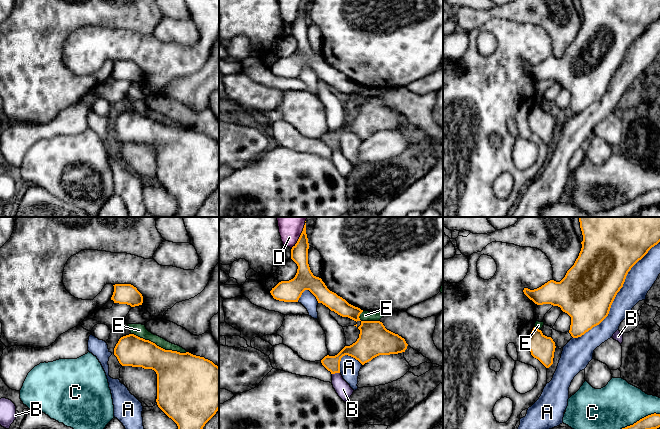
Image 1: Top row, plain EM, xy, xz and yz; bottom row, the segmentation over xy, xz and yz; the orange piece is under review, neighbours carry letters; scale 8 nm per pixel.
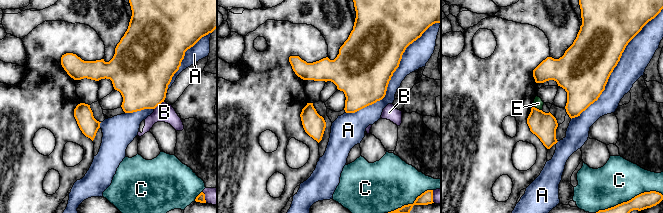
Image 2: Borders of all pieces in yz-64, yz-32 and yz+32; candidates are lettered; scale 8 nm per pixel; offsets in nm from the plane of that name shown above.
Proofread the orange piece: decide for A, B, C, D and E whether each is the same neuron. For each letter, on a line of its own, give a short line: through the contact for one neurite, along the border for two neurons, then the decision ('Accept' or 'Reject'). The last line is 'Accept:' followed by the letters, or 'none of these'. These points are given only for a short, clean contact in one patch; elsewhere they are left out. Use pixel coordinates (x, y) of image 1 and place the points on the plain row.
A: Reject
B: Reject
C: Reject
D: Reject
E: Reject
Accept: none of these

